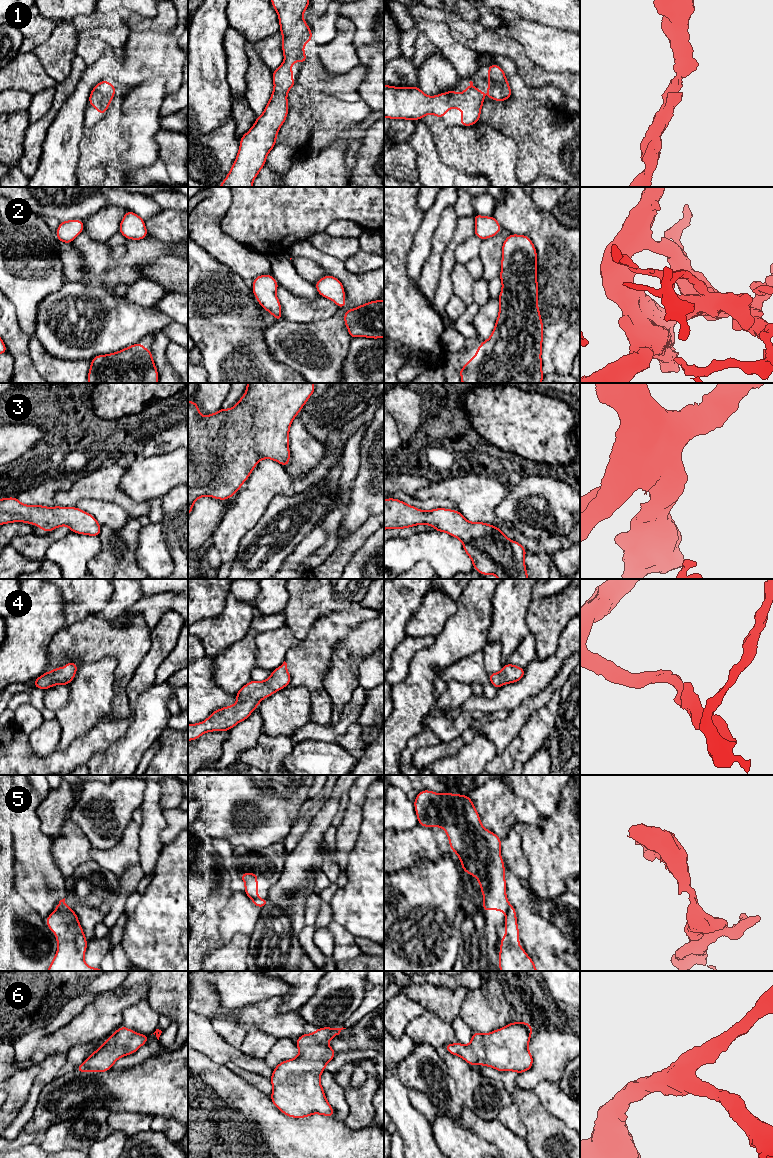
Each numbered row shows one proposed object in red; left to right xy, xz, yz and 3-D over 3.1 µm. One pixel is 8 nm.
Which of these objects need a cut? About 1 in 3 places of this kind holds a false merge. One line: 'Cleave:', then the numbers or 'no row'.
Cleave: 5

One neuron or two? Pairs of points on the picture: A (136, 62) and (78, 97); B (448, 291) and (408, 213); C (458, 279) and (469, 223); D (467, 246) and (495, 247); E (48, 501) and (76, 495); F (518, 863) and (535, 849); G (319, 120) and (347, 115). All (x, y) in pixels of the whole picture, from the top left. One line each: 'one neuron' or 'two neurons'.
A: two neurons
B: two neurons
C: two neurons
D: two neurons
E: two neurons
F: two neurons
G: one neuron

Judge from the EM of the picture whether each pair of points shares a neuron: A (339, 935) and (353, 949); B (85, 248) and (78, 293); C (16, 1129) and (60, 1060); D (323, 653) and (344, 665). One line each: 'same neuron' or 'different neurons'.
A: same neuron
B: different neurons
C: same neuron
D: different neurons

